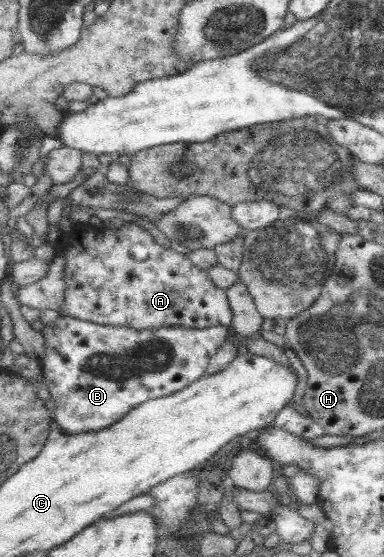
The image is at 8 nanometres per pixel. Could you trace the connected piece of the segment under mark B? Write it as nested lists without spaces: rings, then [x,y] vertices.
[[[69,315],[60,316],[56,323],[41,326],[46,338],[46,353],[40,361],[43,381],[49,387],[54,402],[54,421],[69,434],[97,432],[116,424],[146,401],[172,395],[186,389],[208,372],[210,358],[230,337],[226,326],[204,329],[161,327],[134,329],[130,326],[102,325],[82,321]]]

